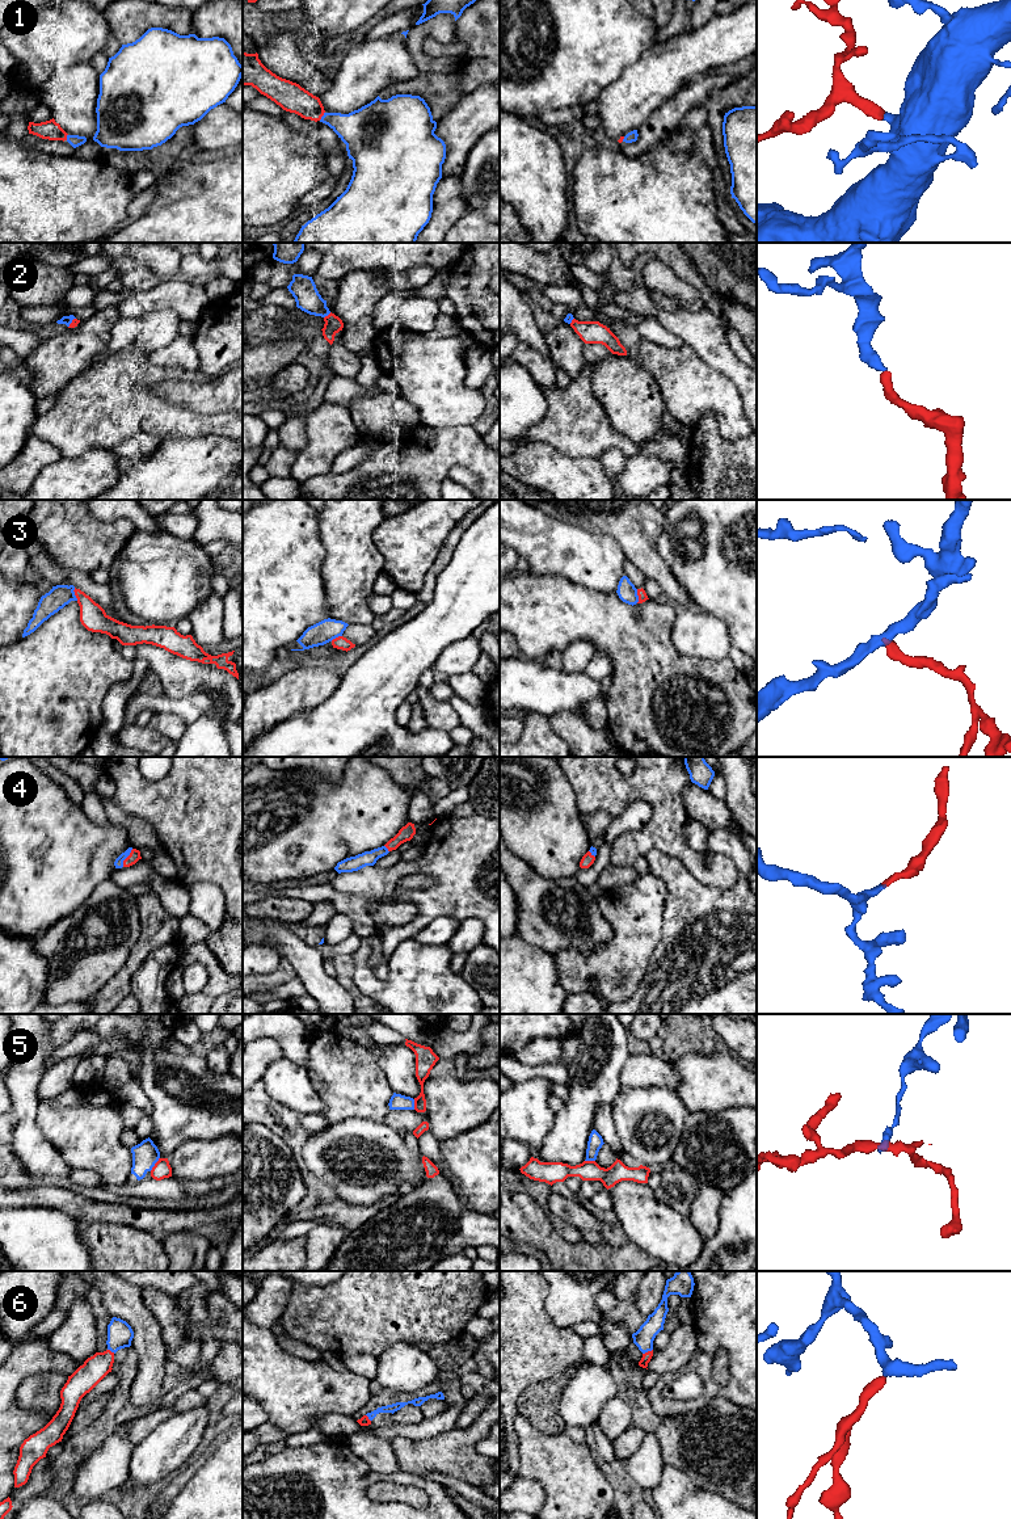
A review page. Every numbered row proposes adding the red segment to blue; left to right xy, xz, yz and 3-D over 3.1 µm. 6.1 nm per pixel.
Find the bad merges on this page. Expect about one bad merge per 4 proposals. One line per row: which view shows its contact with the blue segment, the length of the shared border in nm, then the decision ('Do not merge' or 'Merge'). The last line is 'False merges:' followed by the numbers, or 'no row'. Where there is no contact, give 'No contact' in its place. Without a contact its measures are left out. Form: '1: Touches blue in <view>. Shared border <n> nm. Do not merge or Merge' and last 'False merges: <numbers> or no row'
1: Touches blue in xz. Shared border 70 nm. Merge
2: Touches blue in xz. Shared border 60 nm. Merge
3: Touches blue in yz. Shared border 90 nm. Do not merge
4: Touches blue in xy. Shared border 130 nm. Merge
5: Touches blue in xy. Shared border 110 nm. Do not merge
6: Touches blue in yz. Shared border 70 nm. Merge
False merges: 3, 5

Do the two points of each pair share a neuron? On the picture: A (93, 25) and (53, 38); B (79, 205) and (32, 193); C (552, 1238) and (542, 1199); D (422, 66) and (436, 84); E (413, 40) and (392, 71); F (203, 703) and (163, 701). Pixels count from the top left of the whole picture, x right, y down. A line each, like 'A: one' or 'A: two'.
A: one
B: one
C: two
D: two
E: two
F: one

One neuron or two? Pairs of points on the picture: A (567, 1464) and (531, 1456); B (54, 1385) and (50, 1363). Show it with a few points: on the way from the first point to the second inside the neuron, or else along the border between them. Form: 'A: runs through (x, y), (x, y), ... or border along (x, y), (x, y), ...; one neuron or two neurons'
A: runs through (557, 1463), (540, 1456); one neuron
B: border along (67, 1375), (34, 1374), (29, 1375), (22, 1383); two neurons

